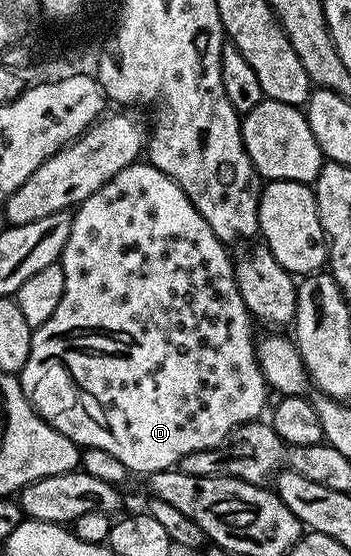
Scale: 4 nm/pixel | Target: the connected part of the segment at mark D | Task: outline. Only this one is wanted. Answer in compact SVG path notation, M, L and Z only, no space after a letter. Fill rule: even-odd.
M135 163L124 167L120 175L108 179L100 191L88 195L88 199L73 210L72 216L72 231L60 258L64 271L64 299L60 299L60 307L56 307L52 319L31 332L28 359L20 374L22 390L30 406L56 431L72 439L75 445L108 451L108 455L116 455L131 474L141 475L175 468L188 455L225 446L238 426L259 420L266 405L268 386L258 362L258 346L254 337L256 325L240 295L234 274L235 262L232 257L230 261L226 254L229 253L227 246L222 244L212 227L208 227L200 211L192 207L182 188L155 165Z

